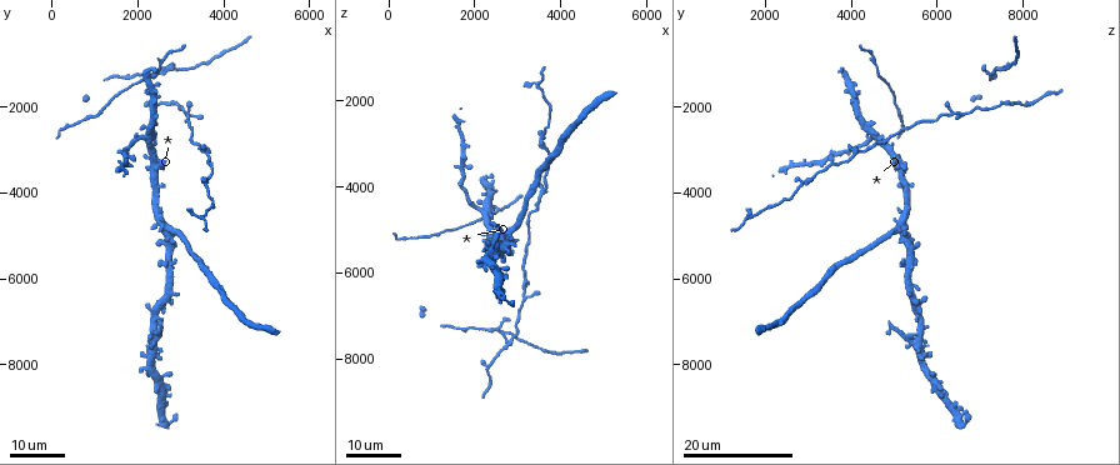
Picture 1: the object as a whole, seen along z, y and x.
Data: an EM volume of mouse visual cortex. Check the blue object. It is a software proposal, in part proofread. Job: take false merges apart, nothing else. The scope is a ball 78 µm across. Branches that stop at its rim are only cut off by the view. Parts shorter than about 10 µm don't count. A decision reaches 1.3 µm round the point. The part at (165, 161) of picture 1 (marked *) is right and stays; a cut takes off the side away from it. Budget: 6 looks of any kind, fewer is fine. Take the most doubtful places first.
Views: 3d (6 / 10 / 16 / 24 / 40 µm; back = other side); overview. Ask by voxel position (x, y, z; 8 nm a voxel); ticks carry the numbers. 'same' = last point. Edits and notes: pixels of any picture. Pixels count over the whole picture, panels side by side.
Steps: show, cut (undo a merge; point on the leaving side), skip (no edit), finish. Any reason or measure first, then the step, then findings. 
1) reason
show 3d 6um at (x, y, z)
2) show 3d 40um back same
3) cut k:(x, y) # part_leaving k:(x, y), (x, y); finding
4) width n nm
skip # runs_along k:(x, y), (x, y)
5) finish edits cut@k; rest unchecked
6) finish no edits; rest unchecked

a narrow waist
show 3d 16um at (3150, 2150, 6450)

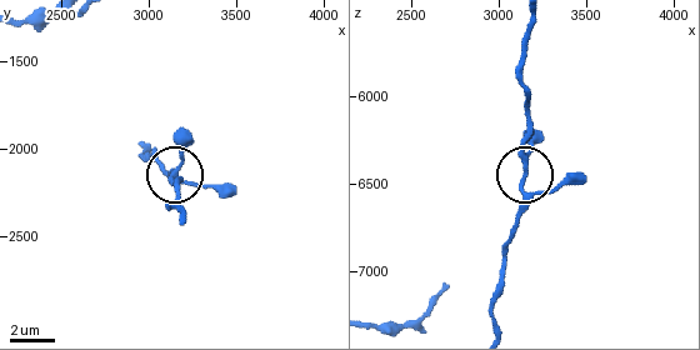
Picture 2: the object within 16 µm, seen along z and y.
show 3d 6um at (3160, 2160, 6420)

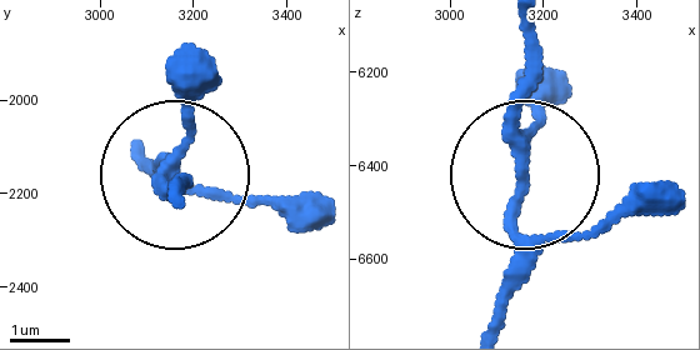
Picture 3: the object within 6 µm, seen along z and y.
show 3d 6um back at (3150, 2150, 6425)

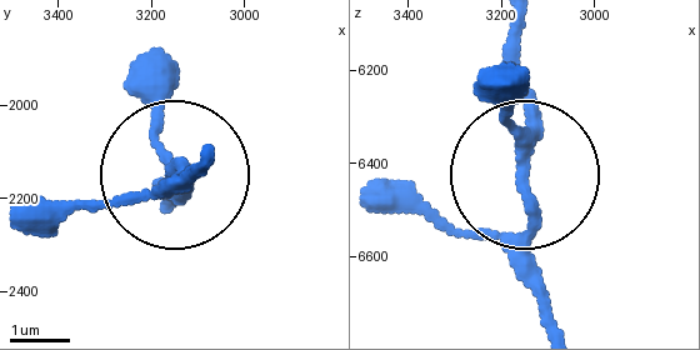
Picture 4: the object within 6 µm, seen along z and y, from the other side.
arms 3
skip # all the same cell

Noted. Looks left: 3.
small branch off a trunk
show 3d 24um at (3600, 3850, 2800)

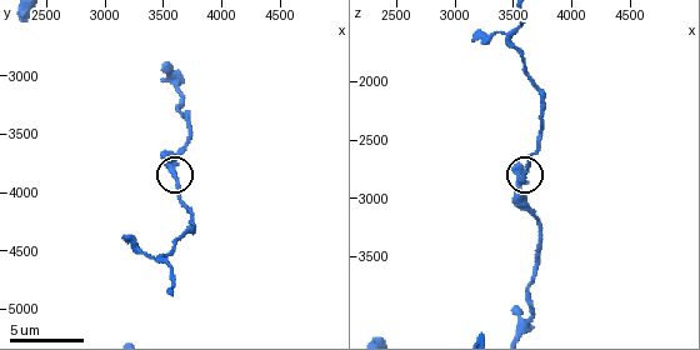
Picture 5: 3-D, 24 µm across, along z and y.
show 3d 10um at (3600, 3820, 2820)

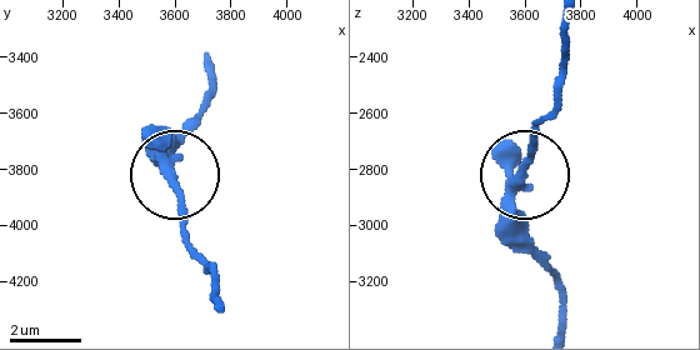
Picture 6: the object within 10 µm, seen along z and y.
other side
show 3d 10um back at (3590, 3830, 2820)

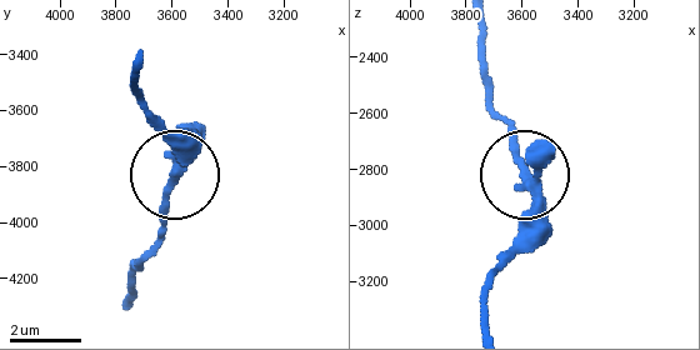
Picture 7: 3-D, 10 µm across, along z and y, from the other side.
arms 3
skip # all the same cell

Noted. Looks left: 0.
finish no edits; rest unchecked

